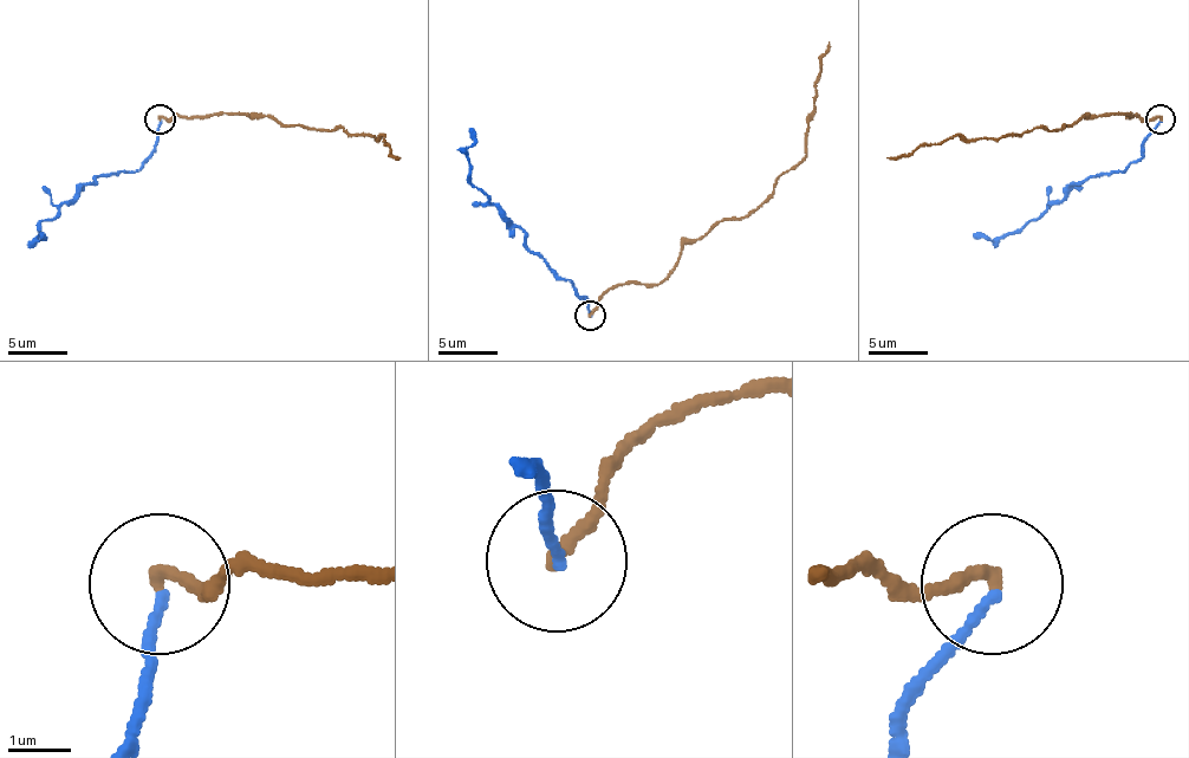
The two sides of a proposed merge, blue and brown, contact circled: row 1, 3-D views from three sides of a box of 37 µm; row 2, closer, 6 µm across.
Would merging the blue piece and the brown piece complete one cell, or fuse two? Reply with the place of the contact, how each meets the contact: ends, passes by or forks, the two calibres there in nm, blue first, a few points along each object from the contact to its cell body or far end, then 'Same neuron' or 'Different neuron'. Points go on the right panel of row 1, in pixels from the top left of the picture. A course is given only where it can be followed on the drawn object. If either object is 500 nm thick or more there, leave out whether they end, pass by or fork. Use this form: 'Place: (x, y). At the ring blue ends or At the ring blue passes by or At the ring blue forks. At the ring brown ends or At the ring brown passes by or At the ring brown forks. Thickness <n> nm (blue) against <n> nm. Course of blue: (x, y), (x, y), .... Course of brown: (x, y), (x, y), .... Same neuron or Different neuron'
Place: (1160, 118). At the ring blue ends. At the ring brown ends. Thickness 150 nm (blue) against 220 nm. Course of blue: (1160, 120), (1126, 170), (1073, 182), (1060, 200), (1052, 200), (1025, 224), (992, 239), (974, 233). Course of brown: (1160, 120), (1126, 116), (1130, 114), (1082, 116), (1060, 129), (962, 141), (954, 135), (888, 159). Different neuron

